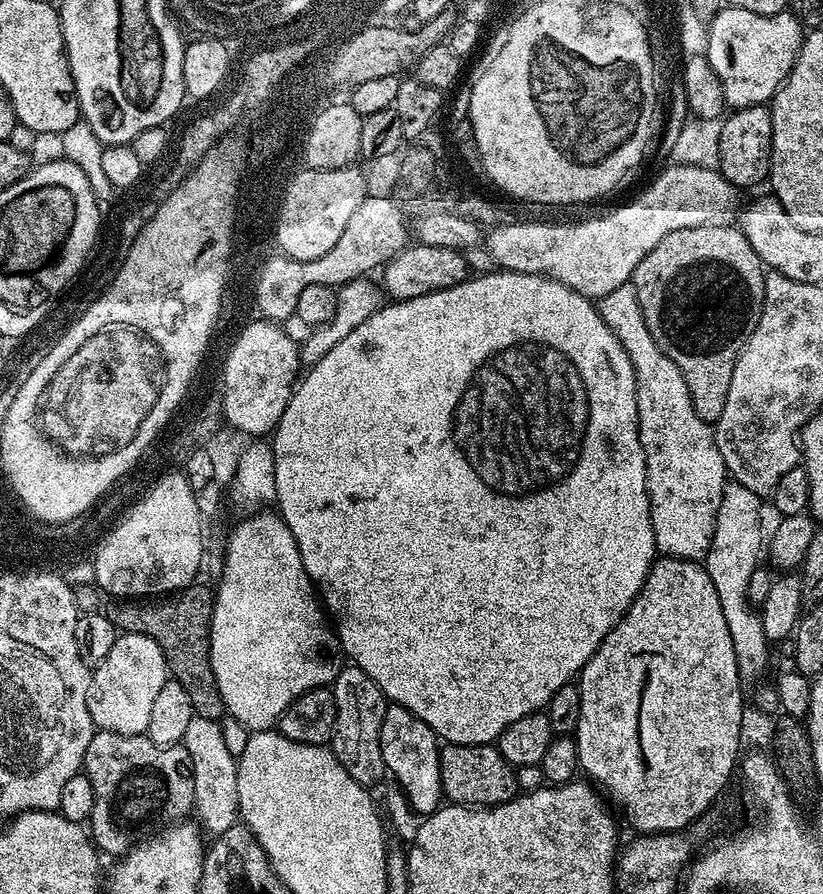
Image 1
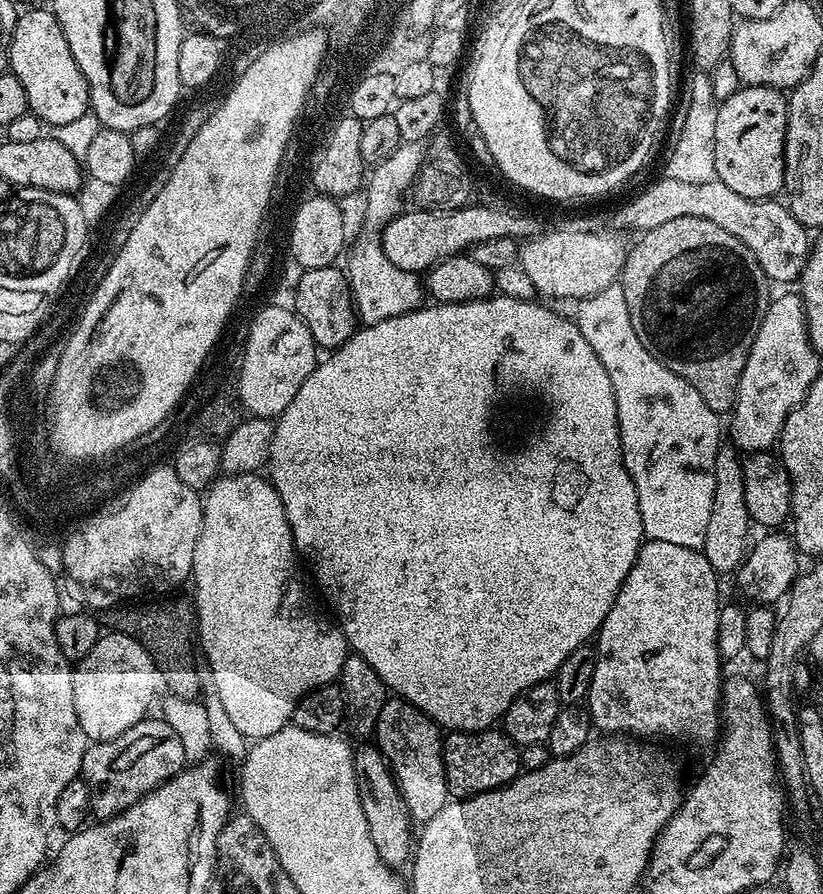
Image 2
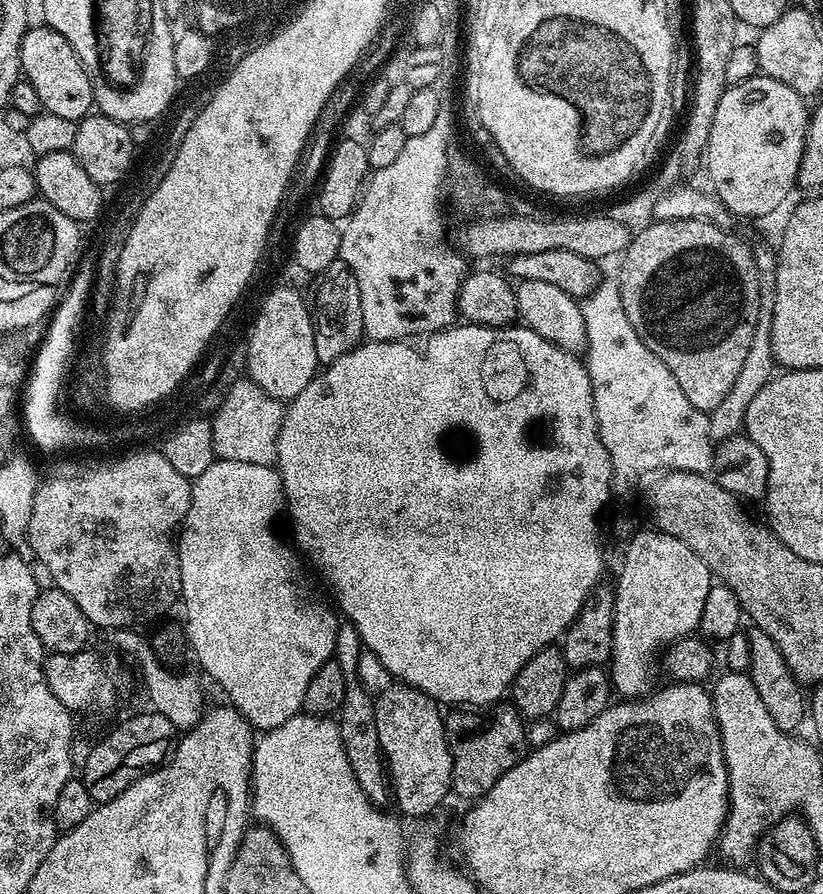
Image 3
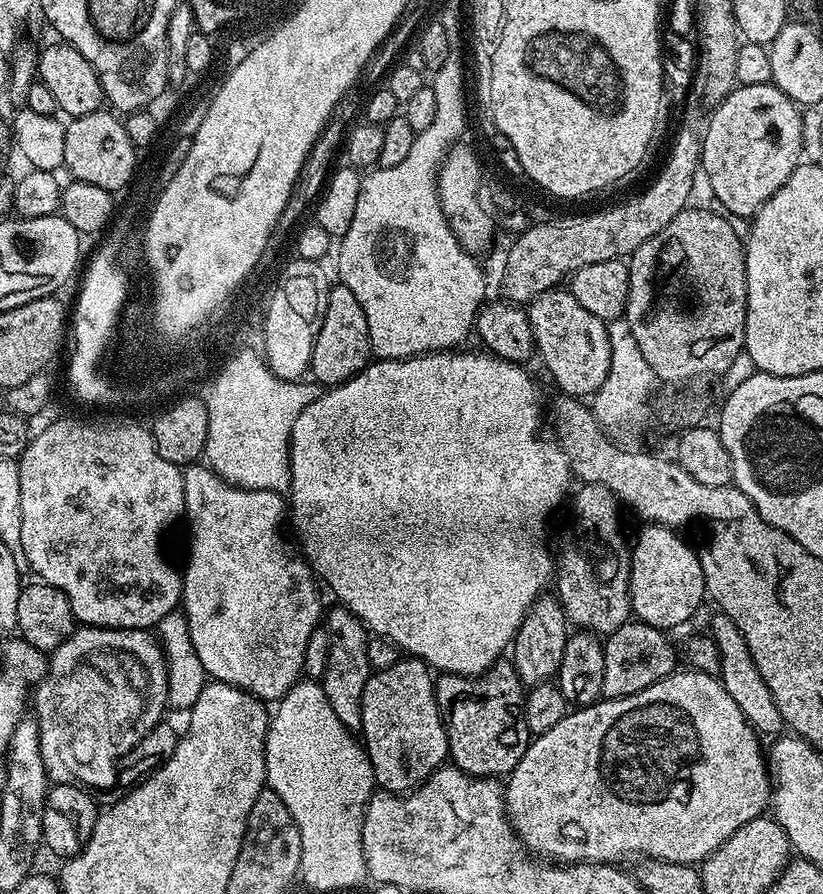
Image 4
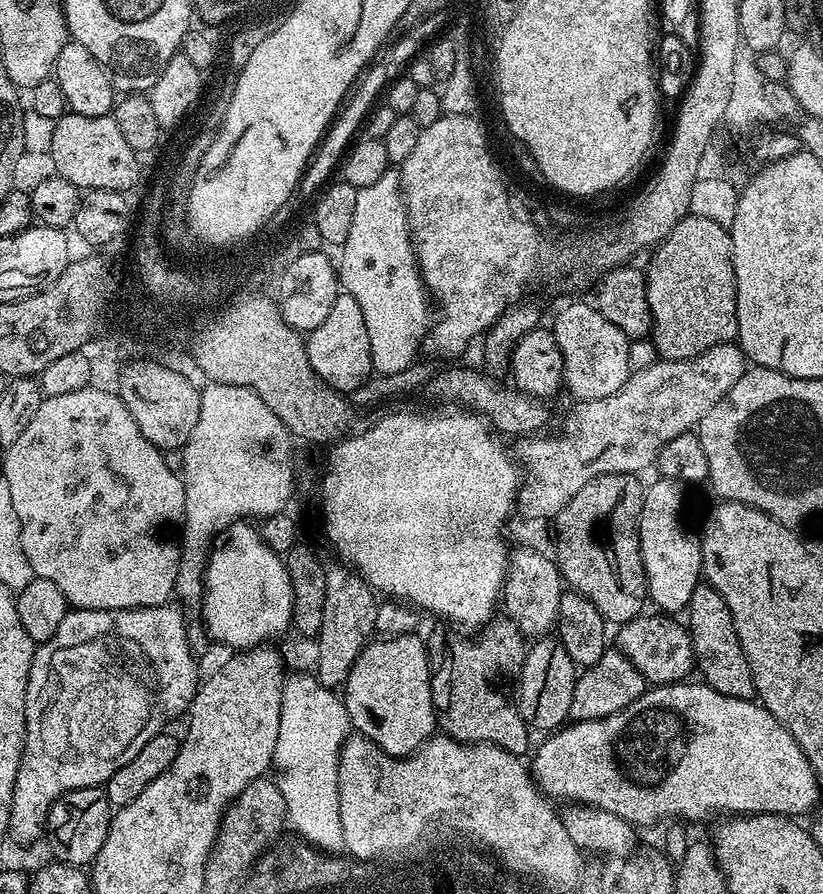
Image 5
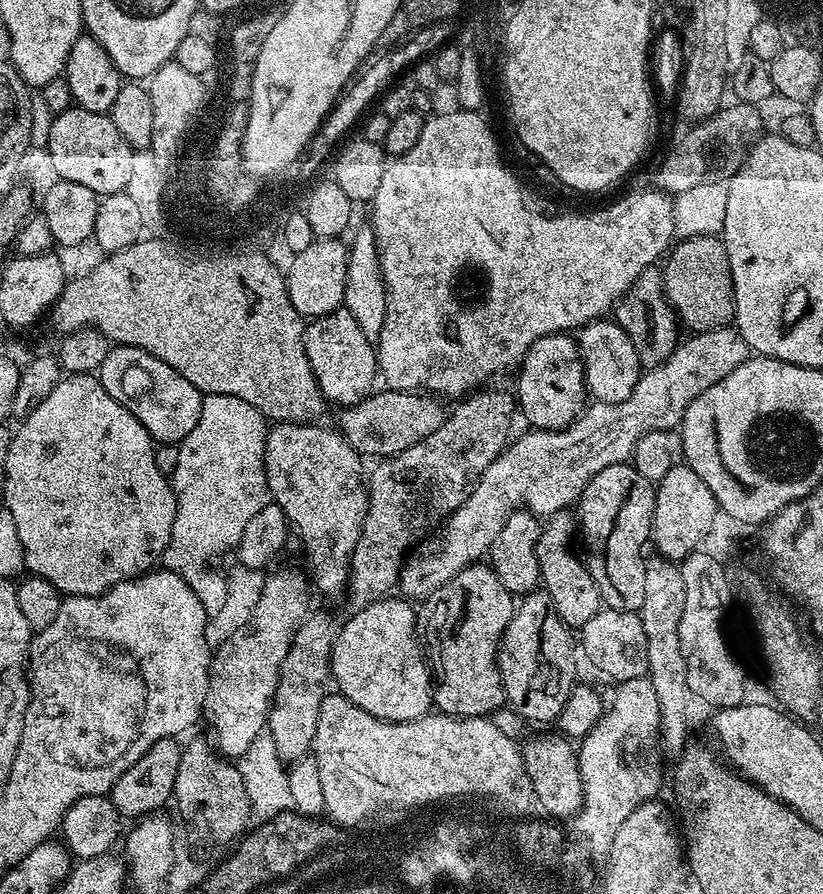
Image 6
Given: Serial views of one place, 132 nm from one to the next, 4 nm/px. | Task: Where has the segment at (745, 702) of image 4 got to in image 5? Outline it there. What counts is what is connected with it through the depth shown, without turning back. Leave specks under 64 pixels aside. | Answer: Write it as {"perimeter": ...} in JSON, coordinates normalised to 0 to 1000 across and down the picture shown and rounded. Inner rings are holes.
{"perimeter":[[[859,651],[846,654],[834,681],[834,701],[840,707],[844,751],[851,751],[849,760],[861,765],[872,776],[882,776],[887,781],[911,783],[919,779],[916,758],[911,754],[911,745],[902,732],[902,723],[897,718],[897,709],[892,705],[892,691],[887,691],[887,678],[877,673],[877,664]]]}

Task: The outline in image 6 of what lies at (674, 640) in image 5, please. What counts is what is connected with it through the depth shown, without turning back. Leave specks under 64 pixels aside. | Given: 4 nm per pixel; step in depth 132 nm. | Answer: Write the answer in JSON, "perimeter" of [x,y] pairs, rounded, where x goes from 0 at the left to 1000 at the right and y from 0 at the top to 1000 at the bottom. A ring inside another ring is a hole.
{"perimeter":[[[733,679],[705,704],[705,729],[746,763],[784,757],[789,751],[786,709],[776,686],[767,681]]]}

